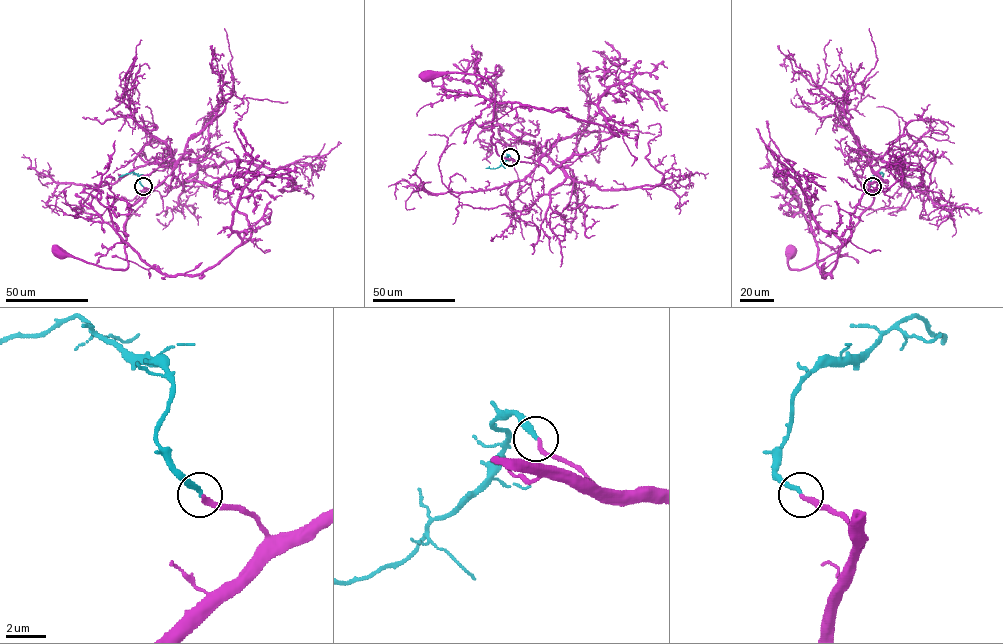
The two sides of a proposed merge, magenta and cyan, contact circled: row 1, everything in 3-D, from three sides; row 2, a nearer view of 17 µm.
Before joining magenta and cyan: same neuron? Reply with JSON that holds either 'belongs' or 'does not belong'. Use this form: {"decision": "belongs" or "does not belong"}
{"decision": "belongs"}

